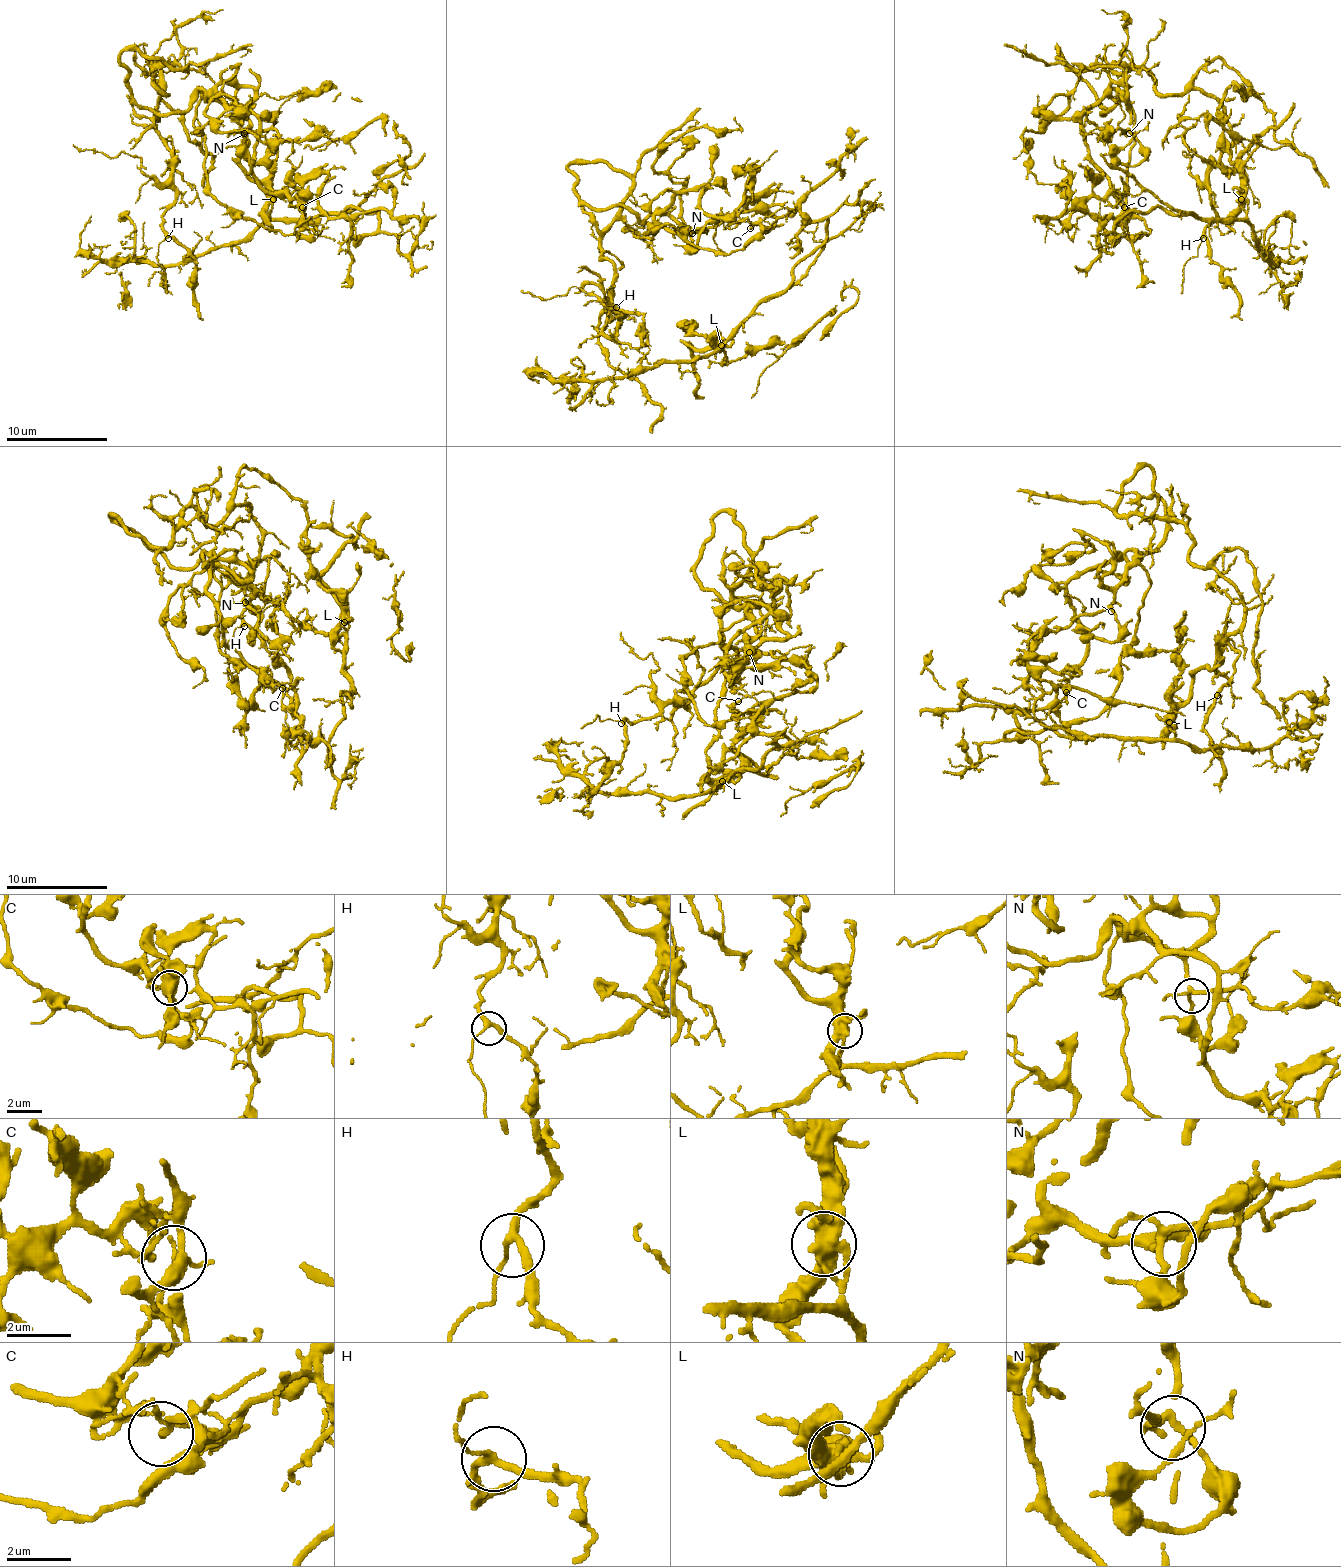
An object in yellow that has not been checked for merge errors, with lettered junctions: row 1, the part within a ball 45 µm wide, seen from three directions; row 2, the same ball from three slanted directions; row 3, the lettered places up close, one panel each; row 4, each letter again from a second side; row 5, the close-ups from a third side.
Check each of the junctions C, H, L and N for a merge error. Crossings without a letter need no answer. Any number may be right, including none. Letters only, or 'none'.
C, L

